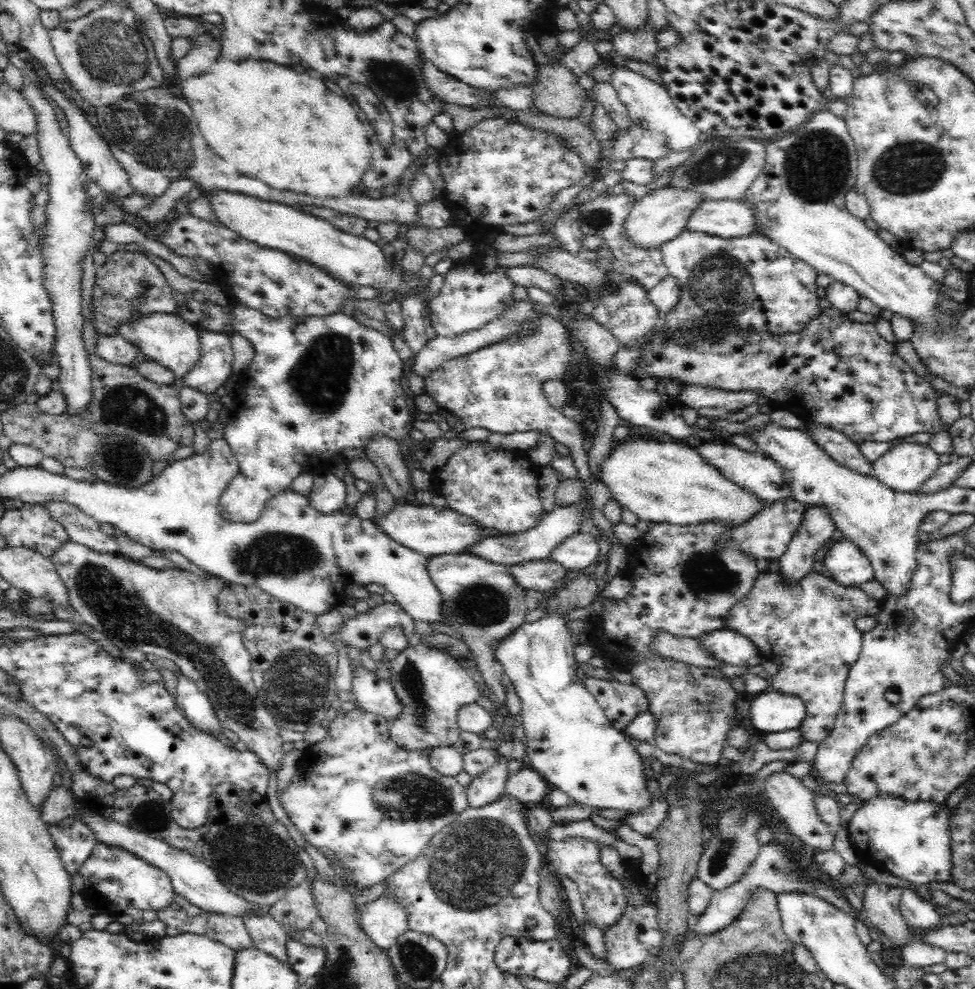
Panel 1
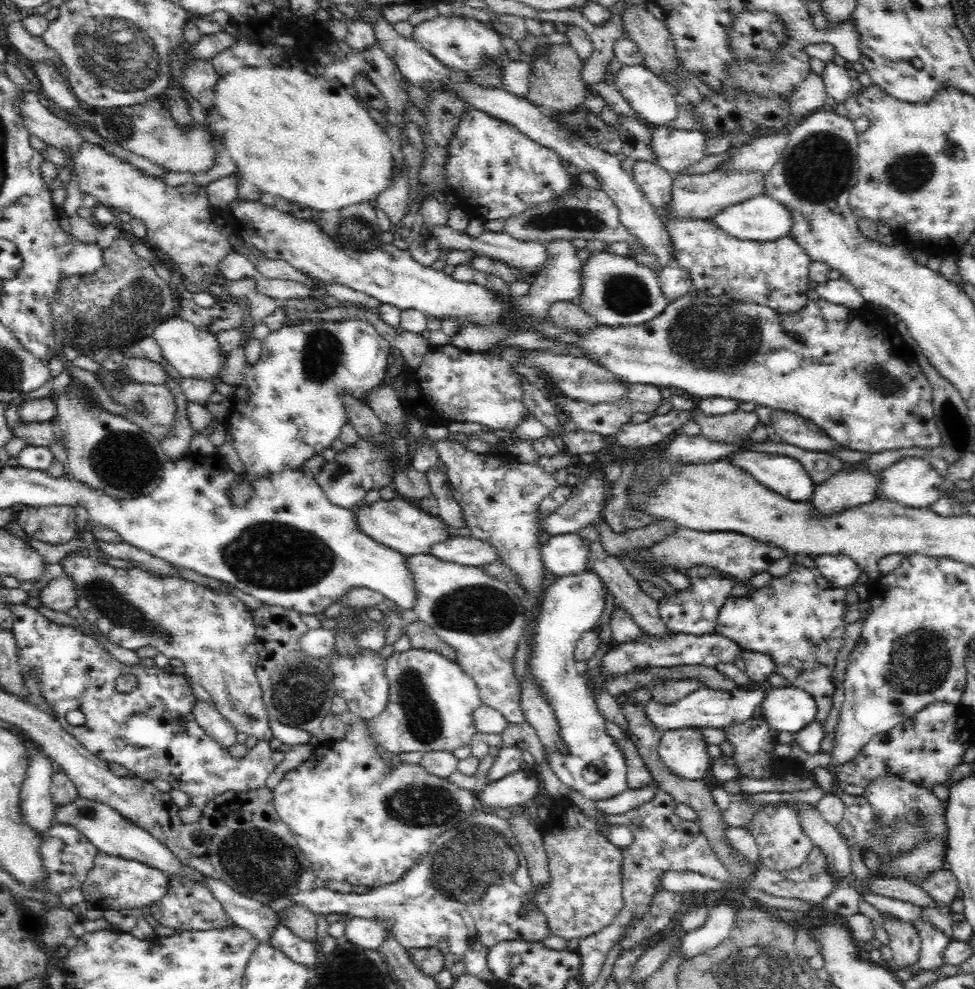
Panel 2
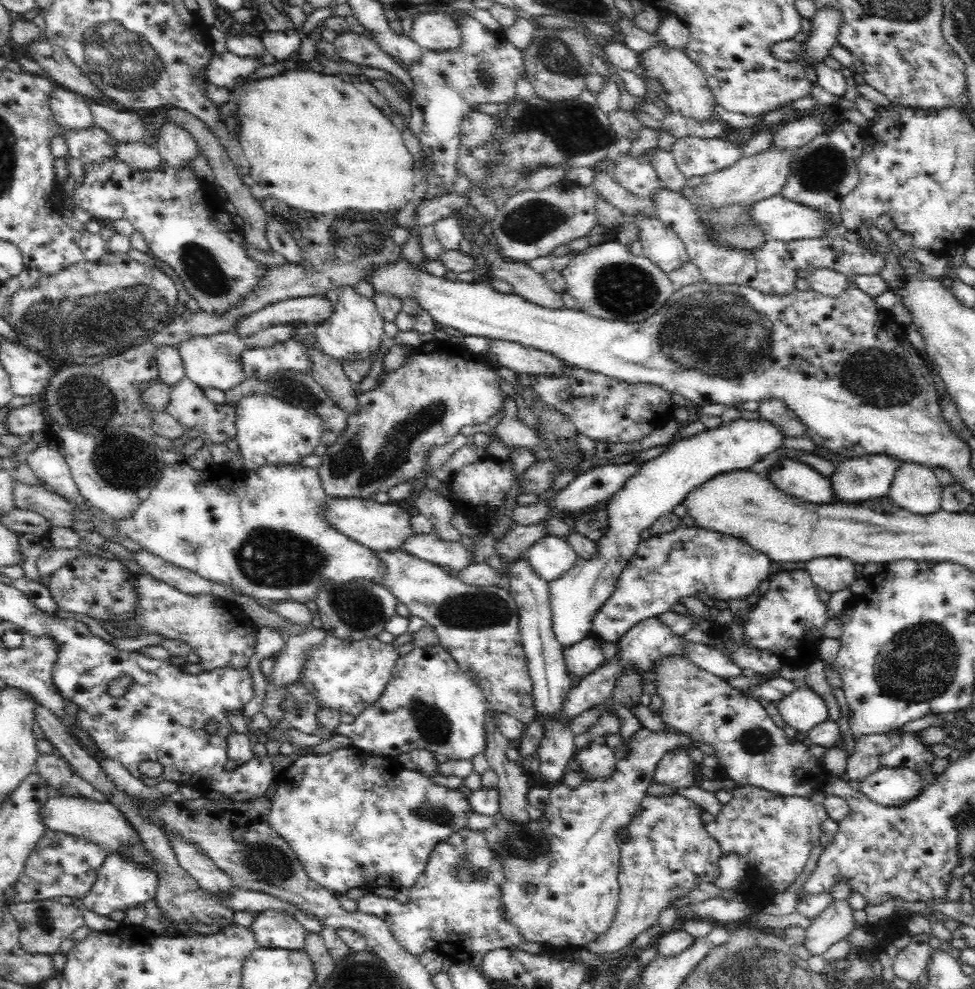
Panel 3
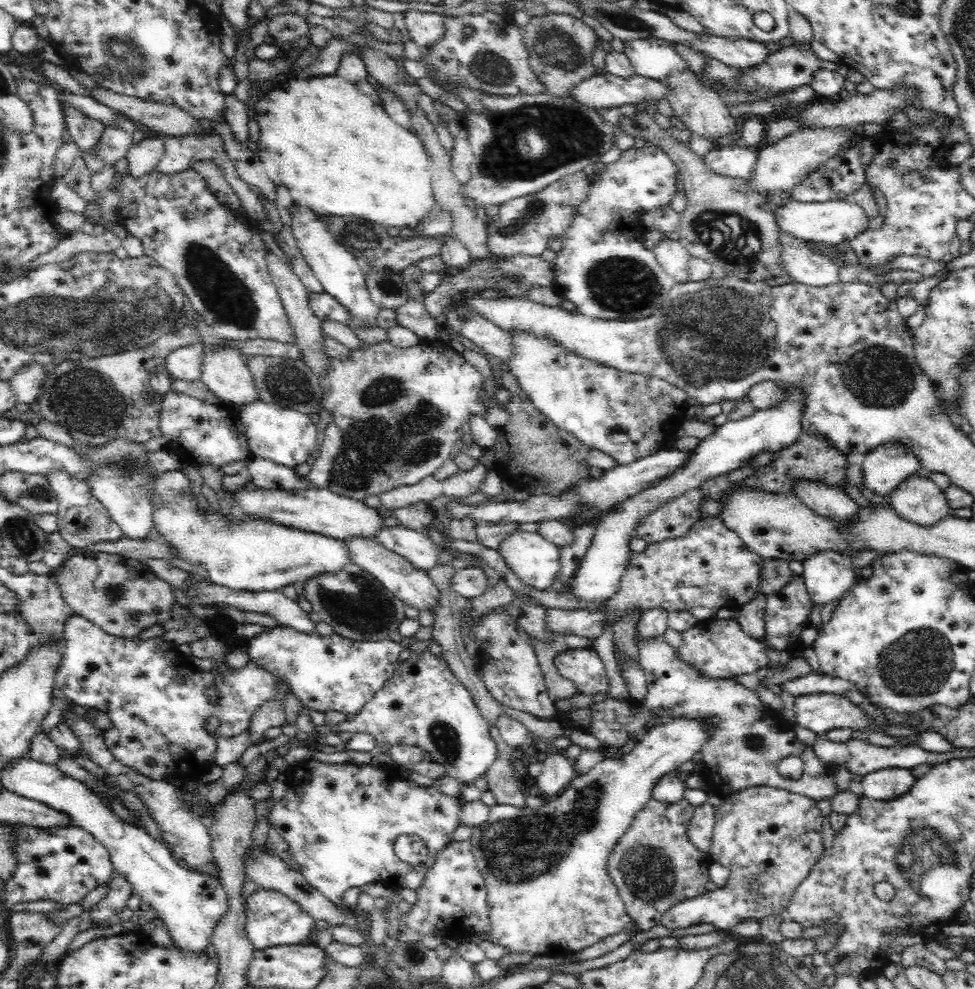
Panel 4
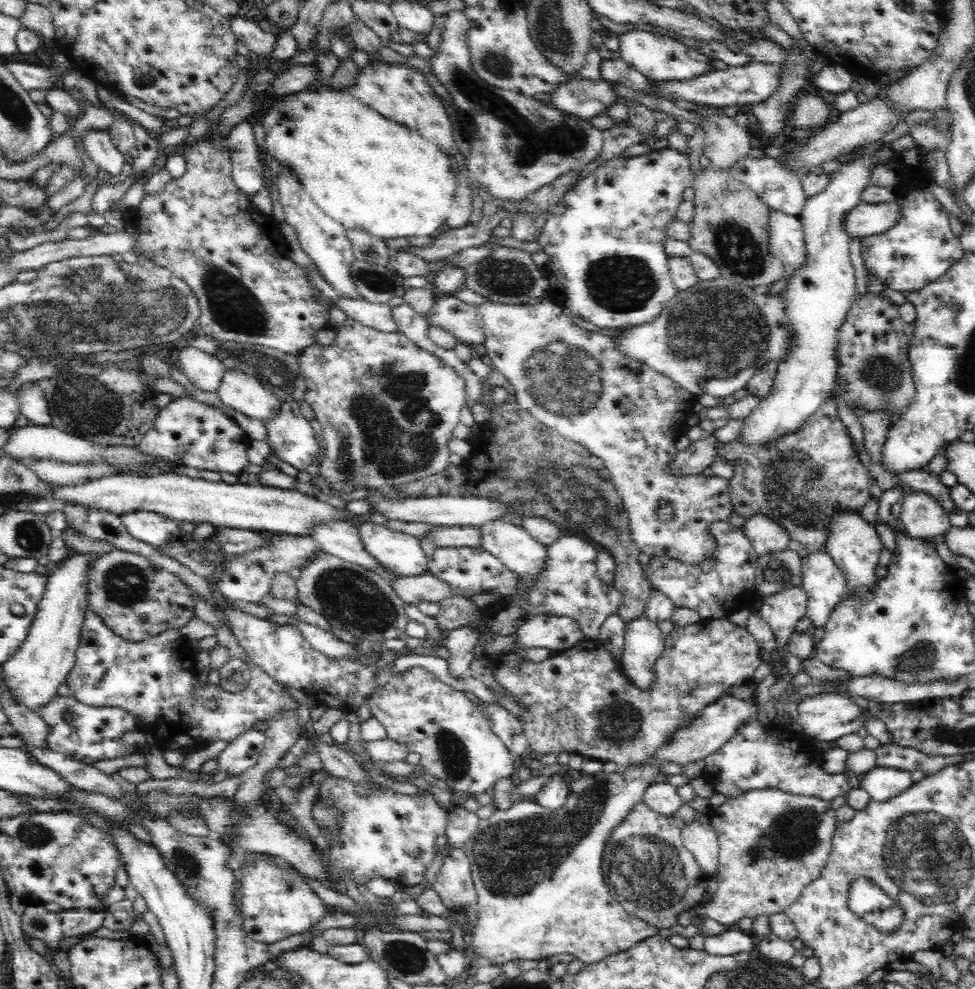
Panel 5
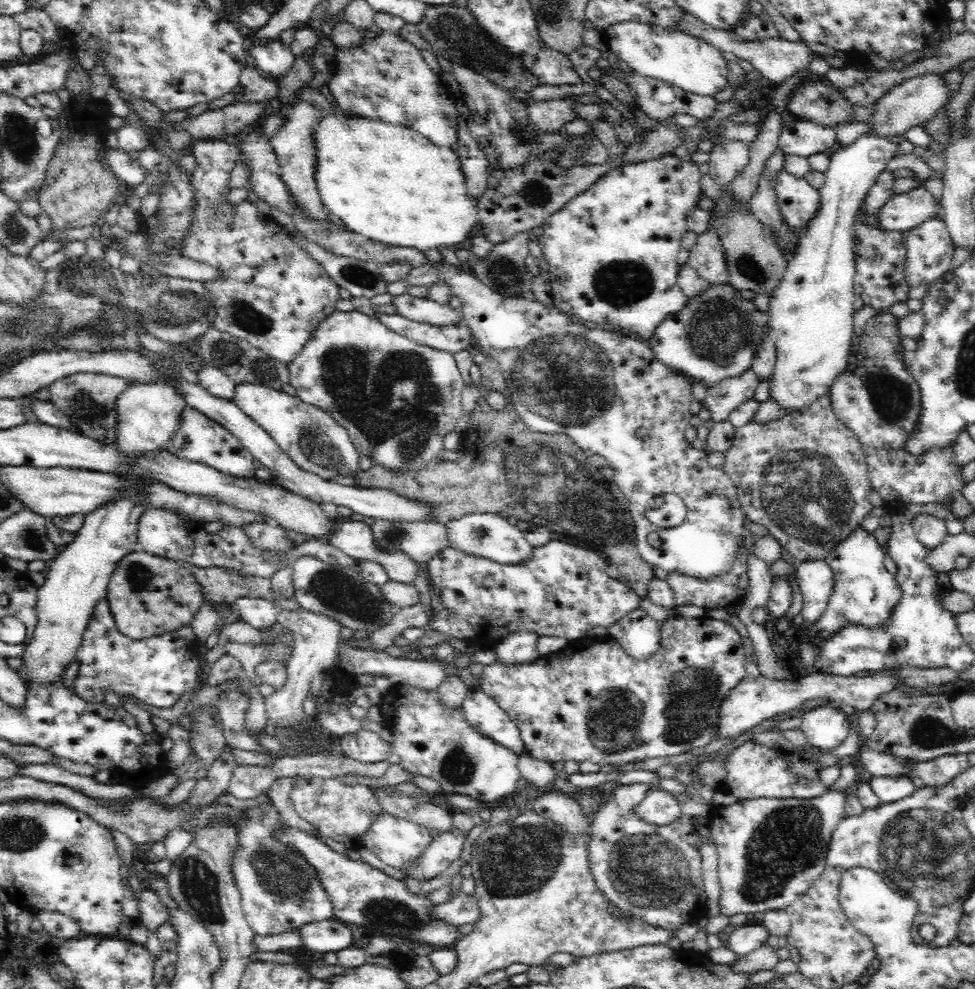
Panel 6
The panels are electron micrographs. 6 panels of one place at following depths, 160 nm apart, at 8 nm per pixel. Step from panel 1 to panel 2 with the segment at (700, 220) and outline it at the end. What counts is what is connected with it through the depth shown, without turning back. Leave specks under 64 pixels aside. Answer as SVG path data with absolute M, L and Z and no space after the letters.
M764 193L730 206L708 220L713 220L714 225L730 237L754 242L770 242L788 236L792 228L789 214Z

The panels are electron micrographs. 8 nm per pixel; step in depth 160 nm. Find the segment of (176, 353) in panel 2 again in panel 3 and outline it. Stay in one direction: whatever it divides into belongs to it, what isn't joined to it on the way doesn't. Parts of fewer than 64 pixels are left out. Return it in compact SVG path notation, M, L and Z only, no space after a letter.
M286 322L267 328L266 330L258 331L248 338L240 338L238 335L230 332L216 333L210 335L190 336L185 342L180 342L177 345L182 365L184 365L184 374L188 380L194 382L202 389L214 388L218 390L228 390L238 386L244 380L244 369L242 369L241 355L246 349L254 349L257 347L270 347L277 344L278 341L291 338L293 332L302 325L309 326L308 322Z

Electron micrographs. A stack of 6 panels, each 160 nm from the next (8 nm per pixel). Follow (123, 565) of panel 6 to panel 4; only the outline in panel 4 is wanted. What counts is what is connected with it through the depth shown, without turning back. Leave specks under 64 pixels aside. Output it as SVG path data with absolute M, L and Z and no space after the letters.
M84 552L69 557L52 575L57 588L61 591L62 599L70 606L74 615L92 621L106 634L115 637L132 639L146 628L170 620L170 612L174 612L174 592L170 590L170 586L164 580L158 580L146 565L120 554Z

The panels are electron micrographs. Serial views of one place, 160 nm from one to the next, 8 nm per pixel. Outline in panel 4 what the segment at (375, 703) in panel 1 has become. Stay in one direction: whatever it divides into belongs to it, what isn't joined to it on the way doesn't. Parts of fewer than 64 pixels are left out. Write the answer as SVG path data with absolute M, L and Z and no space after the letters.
M274 627L268 634L260 634L247 642L249 658L259 667L270 671L280 681L288 683L292 693L309 710L318 712L336 712L356 714L364 704L368 703L378 690L393 677L396 667L401 663L400 652L404 643L396 643L390 638L376 641L353 641L338 634L315 635L297 632L289 627Z

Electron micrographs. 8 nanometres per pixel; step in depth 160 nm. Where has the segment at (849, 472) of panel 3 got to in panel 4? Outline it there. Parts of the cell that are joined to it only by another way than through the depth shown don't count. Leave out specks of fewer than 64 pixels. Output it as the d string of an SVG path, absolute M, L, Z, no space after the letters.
M886 442L874 447L869 453L864 454L861 464L862 486L875 492L878 496L888 496L895 488L908 478L920 472L918 466L918 458L914 457L914 453L904 445L898 442Z

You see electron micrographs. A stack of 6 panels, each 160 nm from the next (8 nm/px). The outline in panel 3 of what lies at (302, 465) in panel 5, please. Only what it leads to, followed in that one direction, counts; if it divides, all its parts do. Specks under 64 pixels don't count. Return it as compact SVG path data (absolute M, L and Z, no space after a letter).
M252 392L242 396L236 404L230 406L233 410L234 427L236 427L236 440L238 441L238 458L246 470L254 470L264 465L297 465L301 464L304 456L314 453L321 443L320 438L326 430L326 422L319 414L290 404L281 398L276 398L265 392Z

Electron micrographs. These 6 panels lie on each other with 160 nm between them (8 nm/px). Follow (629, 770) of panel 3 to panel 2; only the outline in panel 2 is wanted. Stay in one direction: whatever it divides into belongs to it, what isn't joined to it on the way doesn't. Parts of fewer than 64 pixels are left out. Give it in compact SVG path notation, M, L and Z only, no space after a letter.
M556 800L554 802L554 808L550 811L550 830L548 830L548 822L545 822L544 825L544 834L542 834L542 838L544 838L544 846L545 852L547 853L547 864L549 865L549 876L550 882L549 885L542 886L542 890L538 890L538 886L532 886L533 895L533 904L539 908L539 912L545 916L545 920L547 921L547 926L549 926L549 932L552 935L560 936L560 938L566 938L566 940L572 940L572 938L584 938L586 936L590 936L600 932L603 928L610 926L614 917L621 911L623 906L623 886L622 886L622 873L620 864L623 861L623 849L614 846L610 841L607 840L606 837L602 836L600 832L598 832L598 826L592 822L592 820L588 820L588 818L584 818L584 814L572 804L572 800L568 802L568 800Z

